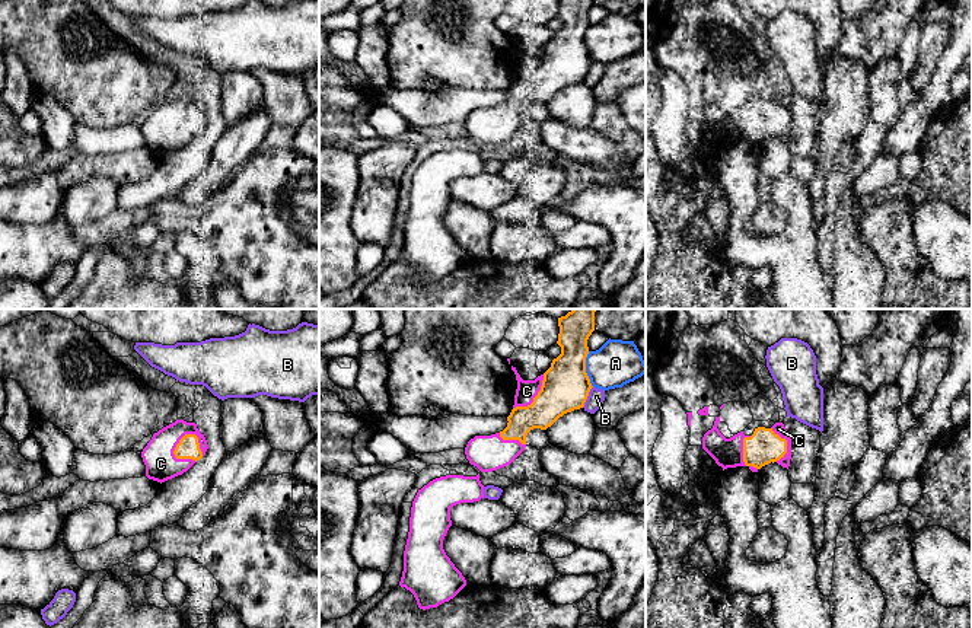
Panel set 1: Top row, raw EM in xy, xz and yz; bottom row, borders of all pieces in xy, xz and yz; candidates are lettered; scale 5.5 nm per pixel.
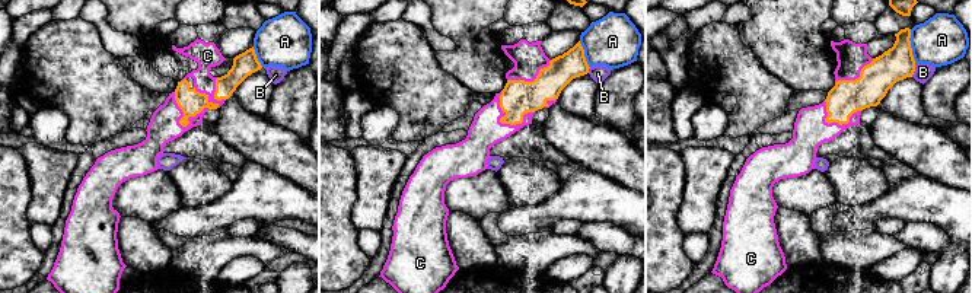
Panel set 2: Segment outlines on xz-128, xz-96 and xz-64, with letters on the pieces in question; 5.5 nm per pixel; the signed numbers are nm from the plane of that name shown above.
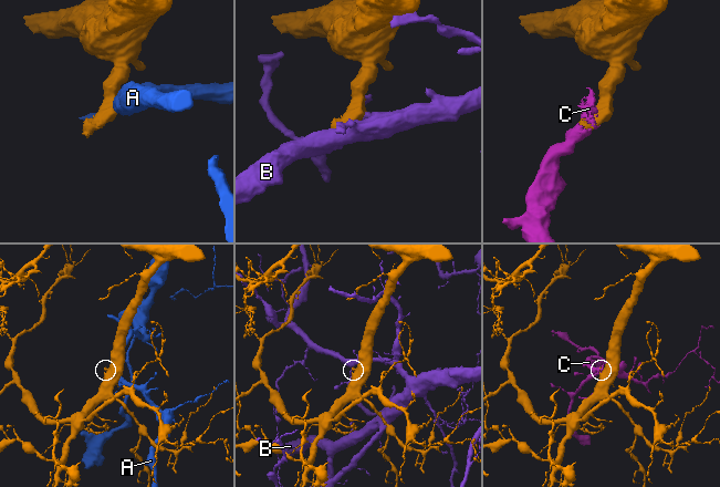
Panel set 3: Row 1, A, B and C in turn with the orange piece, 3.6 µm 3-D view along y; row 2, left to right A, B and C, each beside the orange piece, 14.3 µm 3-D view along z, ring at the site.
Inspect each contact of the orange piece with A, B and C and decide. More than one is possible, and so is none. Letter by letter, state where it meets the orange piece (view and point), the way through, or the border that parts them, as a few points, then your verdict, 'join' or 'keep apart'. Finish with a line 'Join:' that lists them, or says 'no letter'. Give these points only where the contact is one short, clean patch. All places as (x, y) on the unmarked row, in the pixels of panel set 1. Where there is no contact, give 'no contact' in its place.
A: meets orange in xz at (585, 42); keep apart
B: meets orange in xz at (588, 69); keep apart
C: meets orange in xy at (193, 108); join
Join: C

